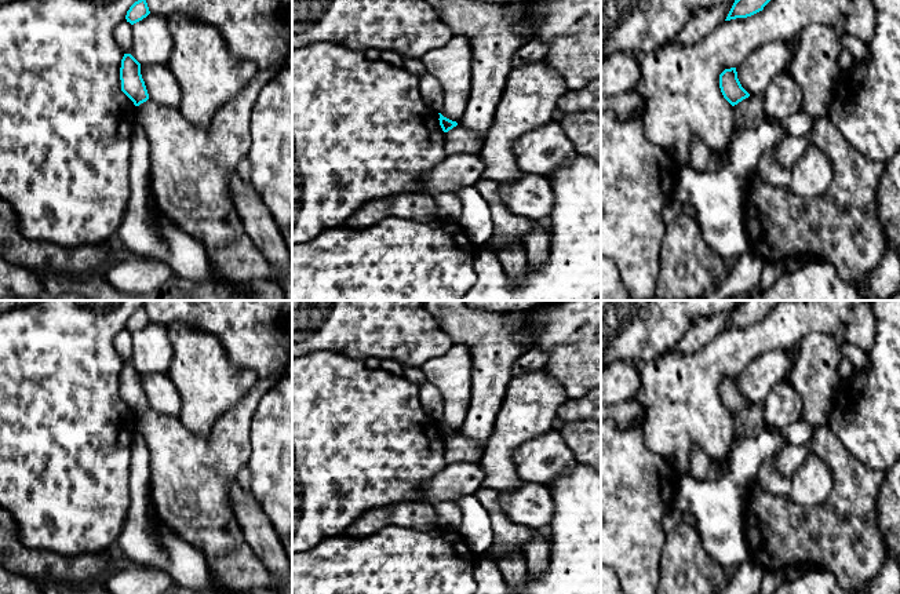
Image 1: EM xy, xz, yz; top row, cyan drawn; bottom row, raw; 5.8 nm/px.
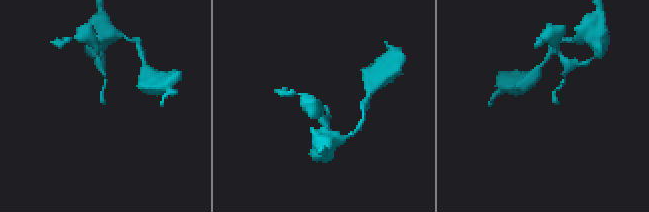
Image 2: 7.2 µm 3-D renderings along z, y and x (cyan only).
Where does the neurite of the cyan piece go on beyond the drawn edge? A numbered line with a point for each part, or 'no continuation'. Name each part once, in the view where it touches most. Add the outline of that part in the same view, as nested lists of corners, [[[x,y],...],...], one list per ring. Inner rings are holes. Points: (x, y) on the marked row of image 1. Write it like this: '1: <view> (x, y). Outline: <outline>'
no continuation

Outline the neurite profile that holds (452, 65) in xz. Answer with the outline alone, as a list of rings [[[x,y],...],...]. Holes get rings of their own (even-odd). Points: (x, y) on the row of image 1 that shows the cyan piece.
[[[453,34],[441,48],[427,52],[422,62],[429,74],[436,77],[444,90],[441,114],[459,123],[469,98],[473,76],[473,51],[463,34]]]

